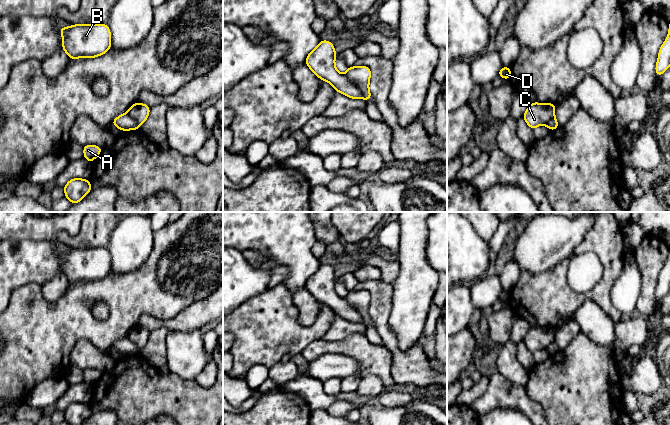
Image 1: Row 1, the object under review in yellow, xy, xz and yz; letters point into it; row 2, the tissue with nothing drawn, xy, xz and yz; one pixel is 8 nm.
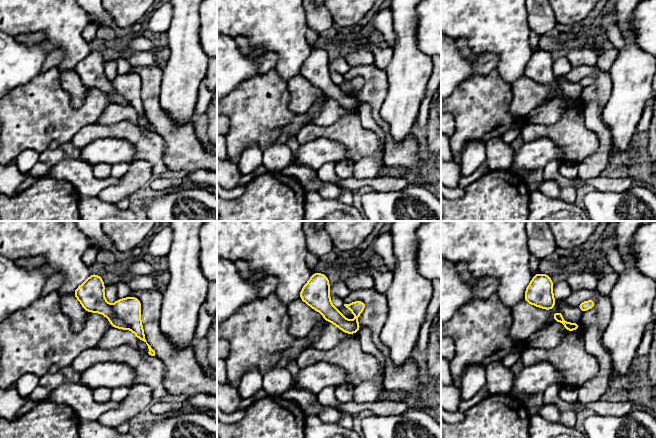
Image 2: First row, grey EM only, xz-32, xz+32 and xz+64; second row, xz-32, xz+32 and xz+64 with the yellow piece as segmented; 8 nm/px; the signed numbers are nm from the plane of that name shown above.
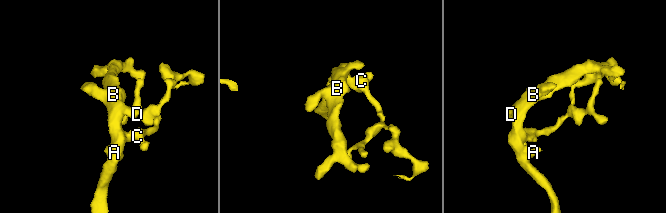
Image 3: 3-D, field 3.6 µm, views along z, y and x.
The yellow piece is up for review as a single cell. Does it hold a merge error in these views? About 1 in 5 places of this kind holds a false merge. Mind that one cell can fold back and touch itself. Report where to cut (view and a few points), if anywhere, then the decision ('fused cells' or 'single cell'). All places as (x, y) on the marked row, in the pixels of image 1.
cut in xz along (343, 74), (360, 91), (362, 97); fused cells

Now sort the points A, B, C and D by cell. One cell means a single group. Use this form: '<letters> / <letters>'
A B D / C

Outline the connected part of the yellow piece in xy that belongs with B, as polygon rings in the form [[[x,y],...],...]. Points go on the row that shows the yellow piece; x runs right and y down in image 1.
[[[107,24],[61,26],[62,48],[70,59],[94,58],[111,48],[111,32]]]

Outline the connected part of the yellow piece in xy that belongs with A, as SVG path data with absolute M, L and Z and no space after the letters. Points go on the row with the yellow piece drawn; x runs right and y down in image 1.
M89 144L83 147L84 159L92 162L102 152L102 148Z

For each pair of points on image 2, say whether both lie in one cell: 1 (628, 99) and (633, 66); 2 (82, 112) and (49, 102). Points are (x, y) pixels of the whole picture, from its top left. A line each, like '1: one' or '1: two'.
1: one
2: one

